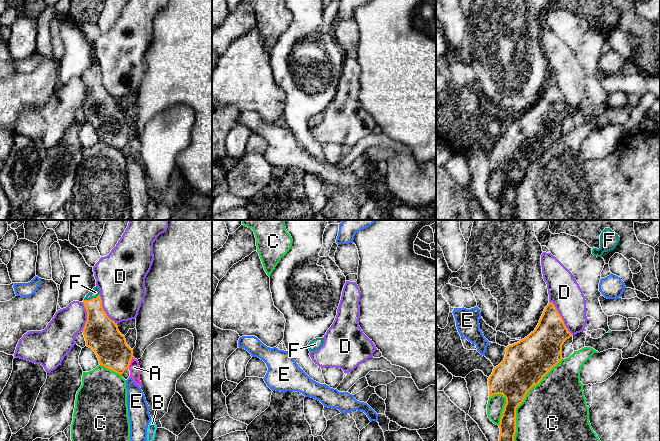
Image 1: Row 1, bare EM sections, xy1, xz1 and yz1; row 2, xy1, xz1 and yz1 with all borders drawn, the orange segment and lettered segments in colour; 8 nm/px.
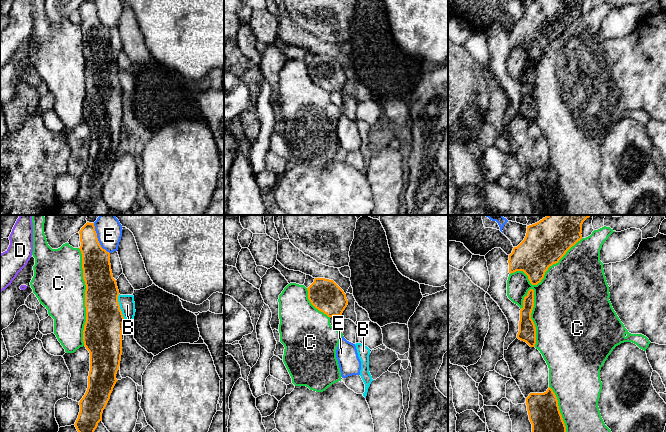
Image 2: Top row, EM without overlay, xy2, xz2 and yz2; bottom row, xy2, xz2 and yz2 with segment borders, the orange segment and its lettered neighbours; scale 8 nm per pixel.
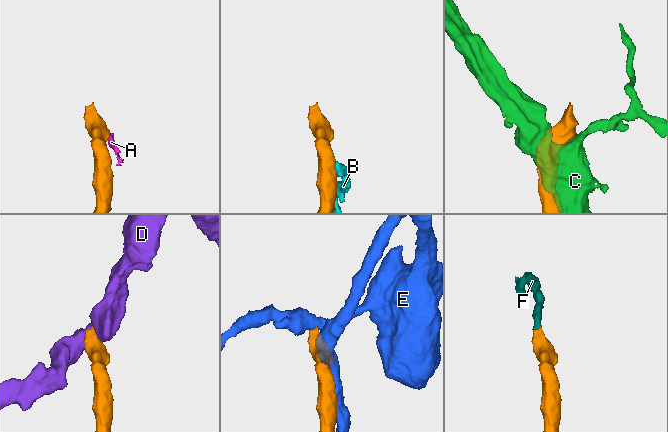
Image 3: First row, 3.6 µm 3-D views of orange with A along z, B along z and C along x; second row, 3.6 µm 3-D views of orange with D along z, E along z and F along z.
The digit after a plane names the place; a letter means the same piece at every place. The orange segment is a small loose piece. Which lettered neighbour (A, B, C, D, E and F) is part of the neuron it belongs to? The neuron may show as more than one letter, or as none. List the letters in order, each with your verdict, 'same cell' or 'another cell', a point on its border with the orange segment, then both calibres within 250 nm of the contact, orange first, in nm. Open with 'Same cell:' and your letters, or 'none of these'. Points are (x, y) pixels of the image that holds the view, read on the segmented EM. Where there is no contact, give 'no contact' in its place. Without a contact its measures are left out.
Same cell: F
A: another cell; meets orange in xy1 at (130, 361); 260 nm thick on the orange side, 90 nm on the other
B: another cell; meets orange in xy2 at (119, 307); 320 nm thick on the orange side, 130 nm on the other
C: another cell; meets orange in xy2 at (85, 297); 300 nm thick on the orange side, 400 nm on the other
D: another cell; meets orange in yz1 at (561, 317); 280 nm thick on the orange side, 260 nm on the other
E: another cell; meets orange in xy2 at (97, 239); 220 nm thick on the orange side, 200 nm on the other
F: same cell; meets orange in xy1 at (92, 298); 240 nm thick on the orange side, 70 nm on the other

